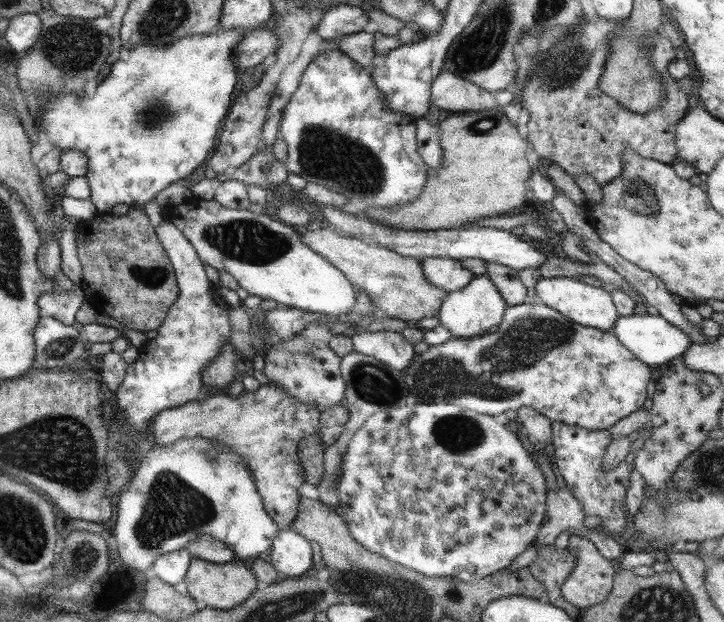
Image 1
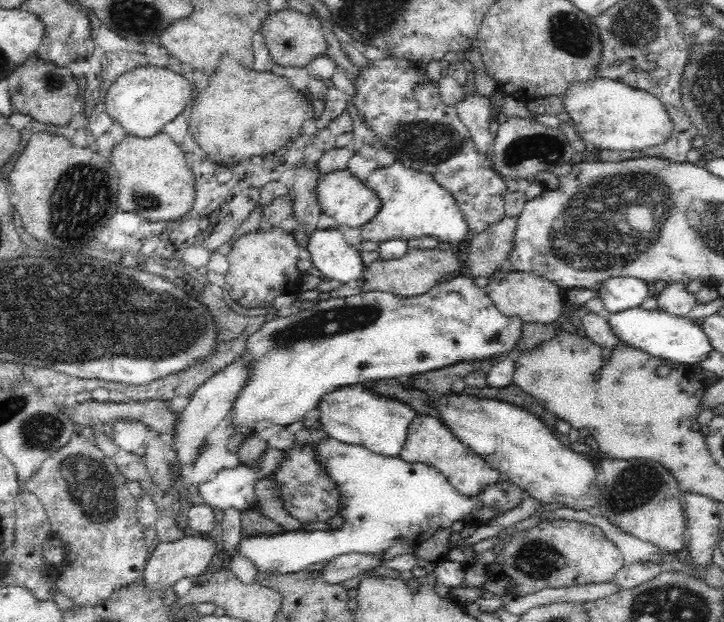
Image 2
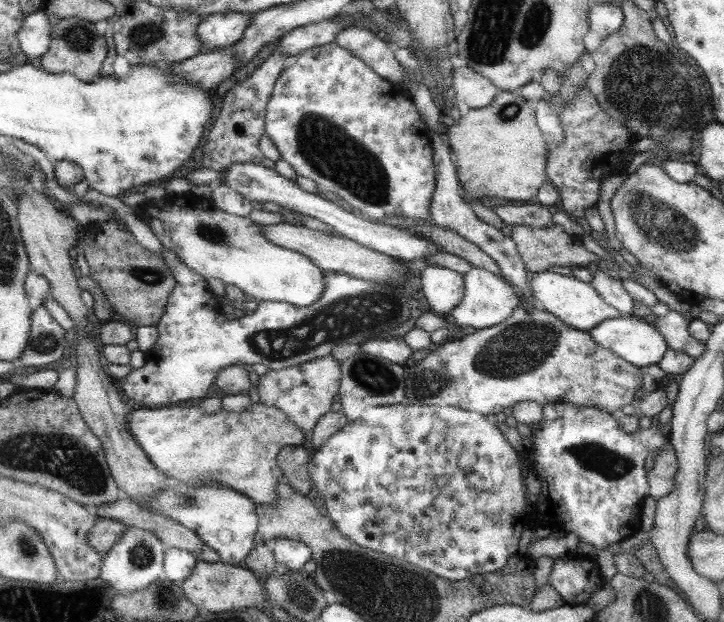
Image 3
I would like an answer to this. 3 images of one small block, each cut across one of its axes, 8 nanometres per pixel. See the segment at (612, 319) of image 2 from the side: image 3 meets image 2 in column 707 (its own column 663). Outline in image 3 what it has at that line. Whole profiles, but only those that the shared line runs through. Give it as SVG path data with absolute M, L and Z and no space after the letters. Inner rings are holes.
M631 313L619 318L610 318L599 322L588 333L599 346L613 351L625 362L639 368L645 368L649 364L657 365L657 362L662 360L663 353L668 349L666 339L663 338L663 335L651 323L645 322Z

